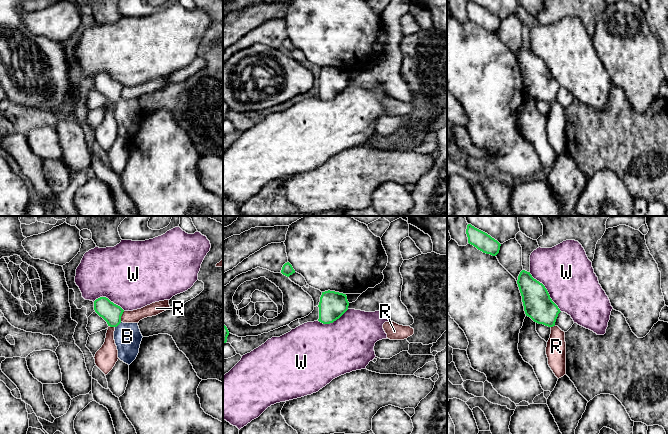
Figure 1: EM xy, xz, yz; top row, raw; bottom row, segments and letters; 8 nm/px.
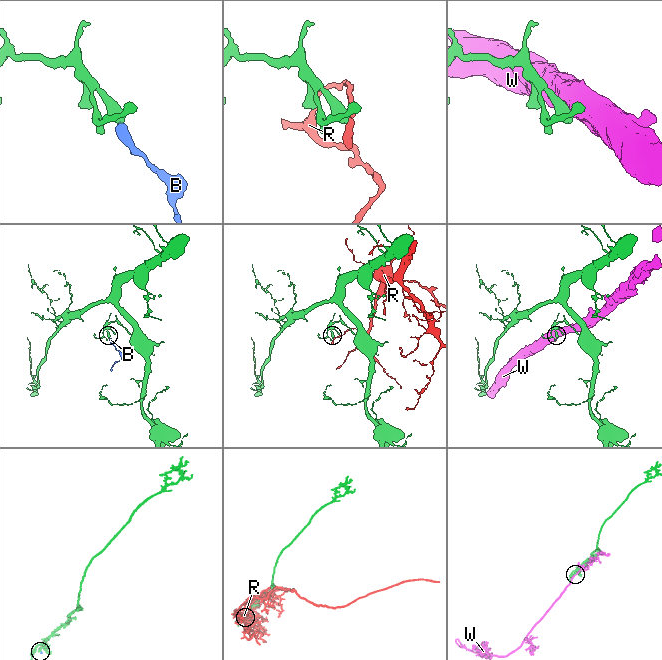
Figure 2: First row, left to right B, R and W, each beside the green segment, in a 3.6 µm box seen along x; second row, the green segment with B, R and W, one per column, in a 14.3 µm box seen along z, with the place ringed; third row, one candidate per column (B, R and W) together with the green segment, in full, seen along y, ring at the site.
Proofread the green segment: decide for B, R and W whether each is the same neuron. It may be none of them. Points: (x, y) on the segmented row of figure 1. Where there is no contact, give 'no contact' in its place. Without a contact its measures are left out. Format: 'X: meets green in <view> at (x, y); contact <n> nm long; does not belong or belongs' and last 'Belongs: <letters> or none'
B: meets green in xy at (118, 324); contact 70 nm long; belongs
R: meets green in xy at (121, 315); contact 90 nm long; does not belong
W: meets green in yz at (546, 290); contact 420 nm long; does not belong
Belongs: B

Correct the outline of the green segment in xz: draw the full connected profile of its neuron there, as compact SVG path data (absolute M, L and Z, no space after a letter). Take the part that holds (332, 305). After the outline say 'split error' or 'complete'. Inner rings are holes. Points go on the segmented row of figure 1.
M330 290L322 292L318 305L318 321L323 324L333 323L348 310L348 306L346 294Z; complete

